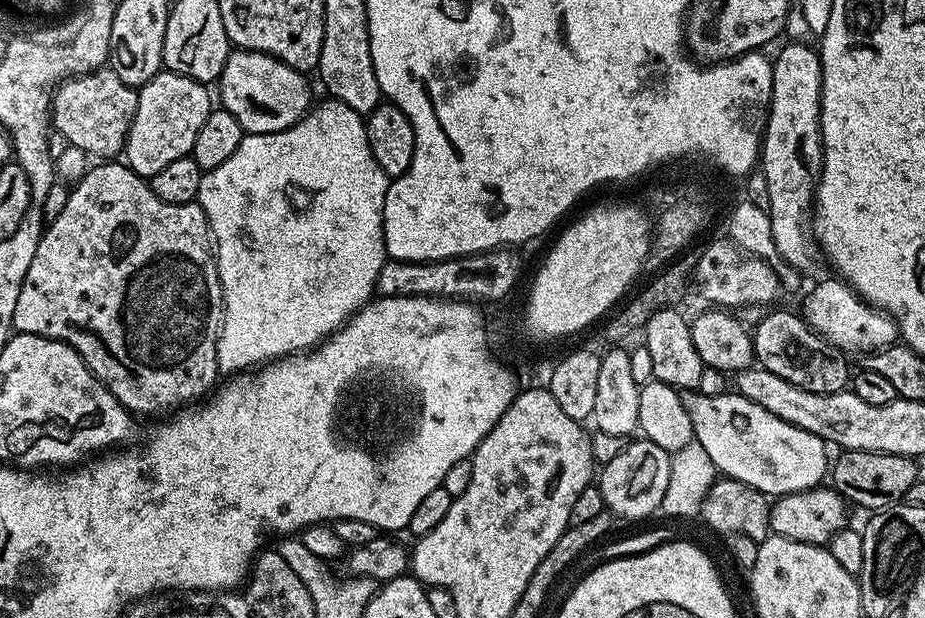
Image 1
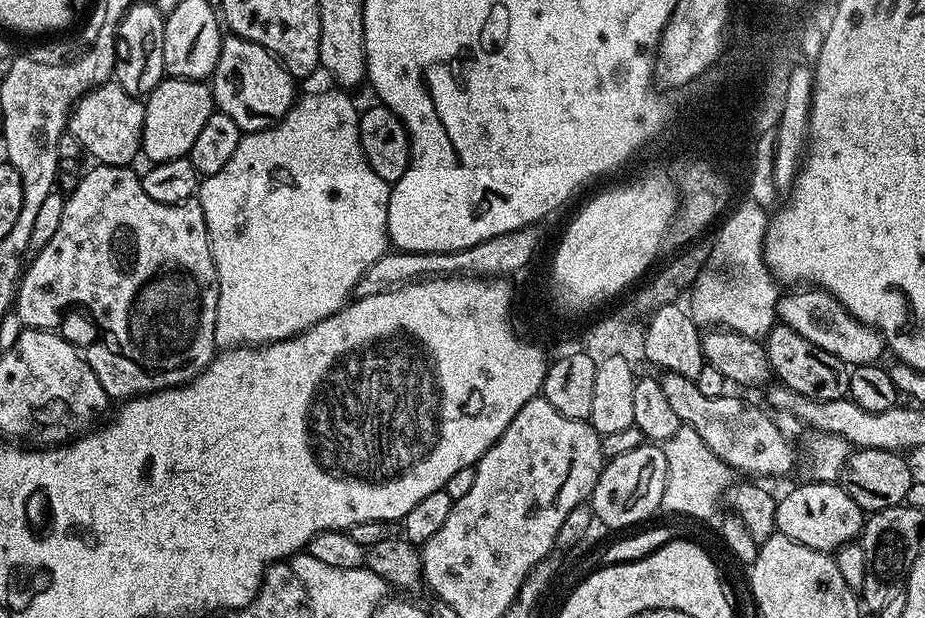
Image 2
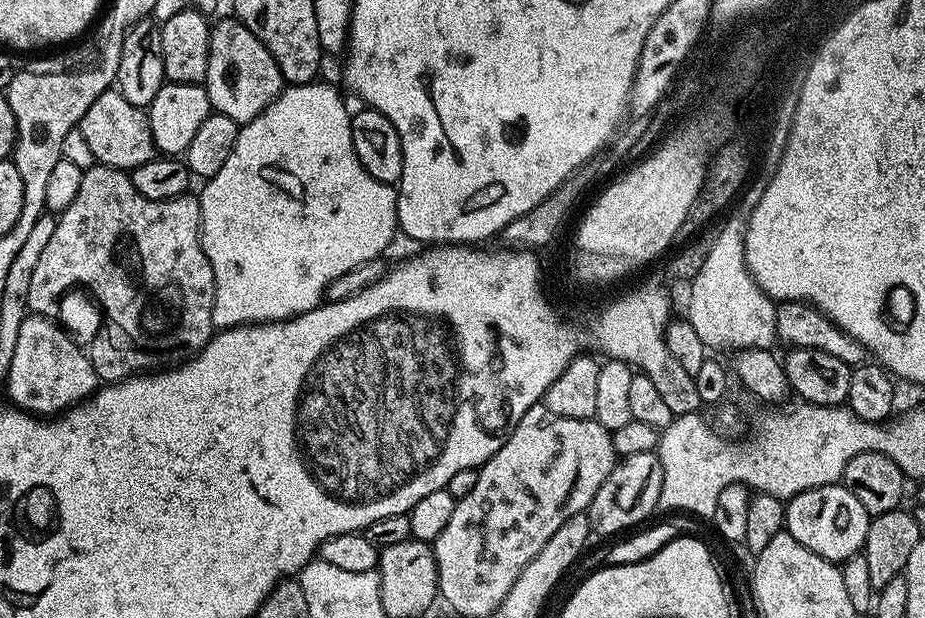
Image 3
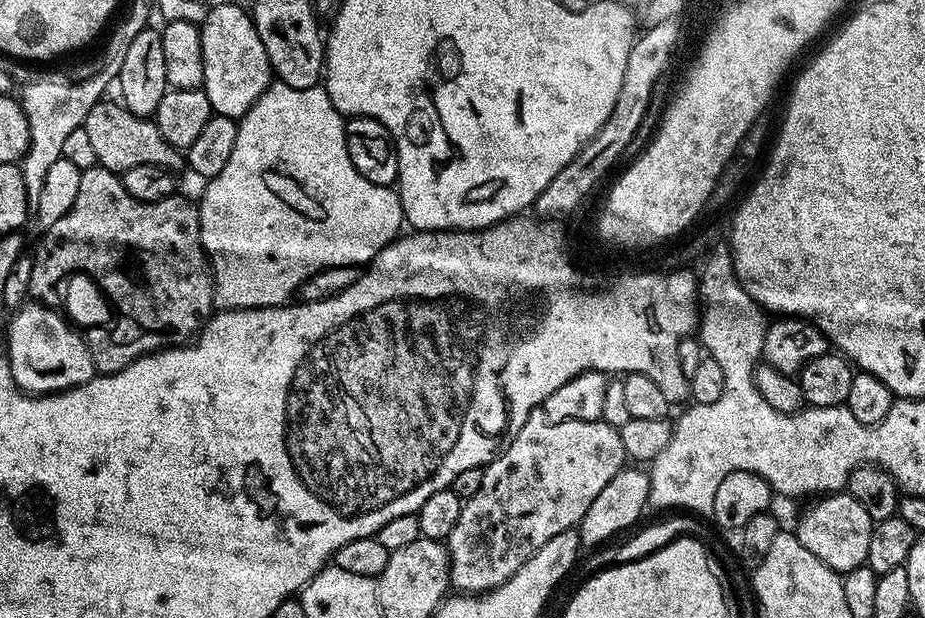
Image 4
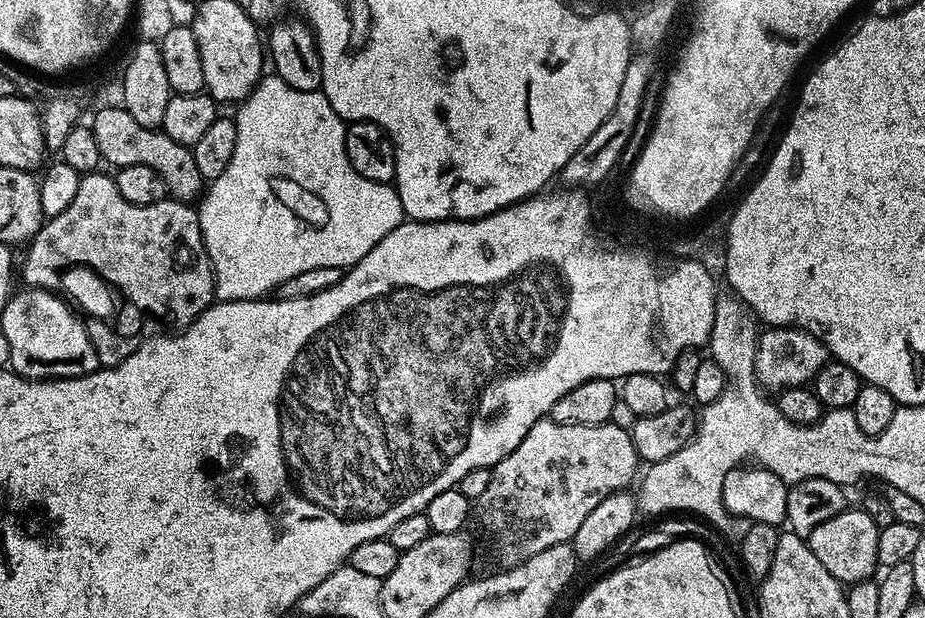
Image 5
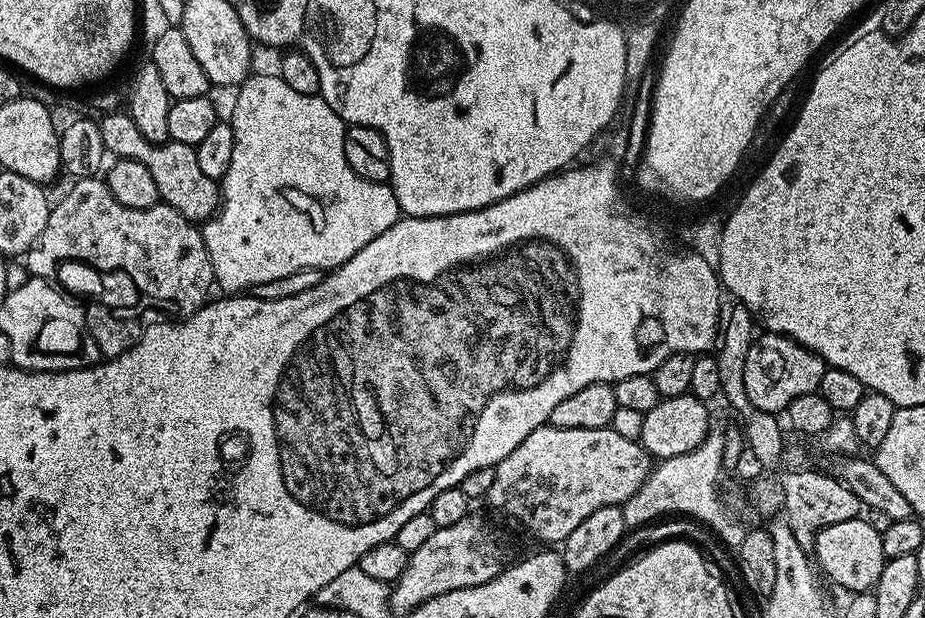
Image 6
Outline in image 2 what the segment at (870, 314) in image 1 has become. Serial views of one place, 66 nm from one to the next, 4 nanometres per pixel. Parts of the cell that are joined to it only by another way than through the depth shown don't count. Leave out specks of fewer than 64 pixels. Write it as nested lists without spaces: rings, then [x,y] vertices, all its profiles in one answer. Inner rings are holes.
[[[815,286],[801,288],[804,288],[801,292],[785,291],[781,295],[776,304],[776,319],[779,323],[790,326],[790,330],[802,334],[802,338],[814,342],[814,346],[822,346],[822,350],[830,350],[830,354],[834,354],[843,364],[849,366],[875,364],[881,359],[880,355],[885,355],[886,345],[880,329],[872,328],[869,324],[863,324],[858,318],[854,318],[846,310],[846,306],[842,306],[842,302],[838,302],[838,298],[830,295],[829,292],[825,292],[824,289]]]

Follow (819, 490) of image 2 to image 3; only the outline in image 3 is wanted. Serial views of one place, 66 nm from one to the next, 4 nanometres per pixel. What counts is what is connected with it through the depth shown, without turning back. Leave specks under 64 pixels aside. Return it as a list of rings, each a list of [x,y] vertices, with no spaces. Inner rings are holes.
[[[843,483],[827,484],[806,490],[787,501],[784,509],[784,526],[794,538],[794,542],[802,542],[806,550],[814,550],[814,554],[837,566],[863,553],[869,523],[870,517],[866,506],[862,506],[862,502],[858,502],[858,498],[854,498],[854,494],[850,494],[850,490],[846,490]]]

